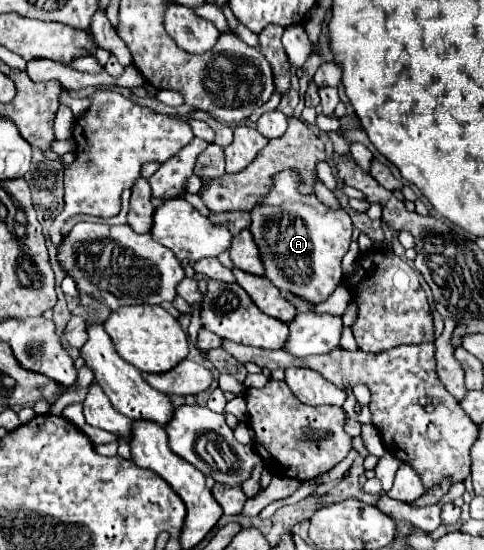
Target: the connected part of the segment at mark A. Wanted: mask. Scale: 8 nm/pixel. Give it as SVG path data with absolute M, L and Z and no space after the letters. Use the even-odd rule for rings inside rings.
M293 168L273 176L273 188L249 212L249 232L257 248L261 248L265 276L281 292L291 292L311 304L321 304L343 280L341 260L349 250L353 224L341 206L329 208L315 194L301 194L301 184L301 176Z

